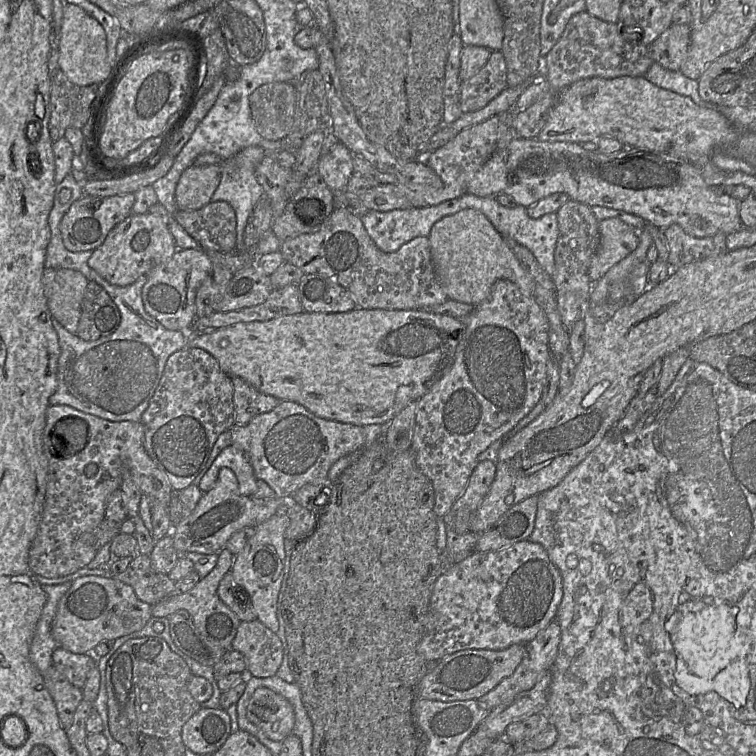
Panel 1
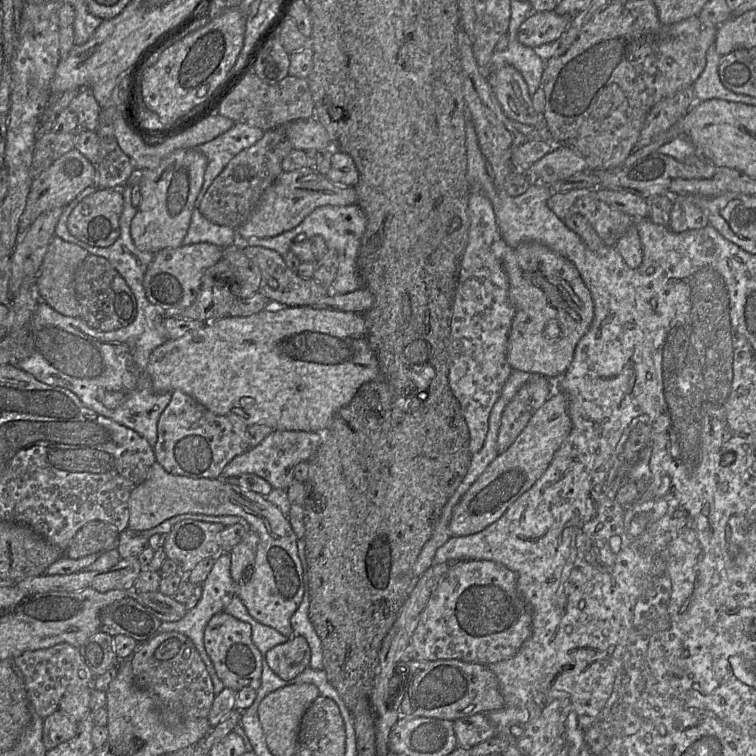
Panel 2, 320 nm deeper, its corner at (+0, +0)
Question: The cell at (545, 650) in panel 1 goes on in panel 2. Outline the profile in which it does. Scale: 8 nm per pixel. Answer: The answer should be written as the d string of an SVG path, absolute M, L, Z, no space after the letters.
M478 713L453 721L457 747L469 748L496 735L486 714Z

